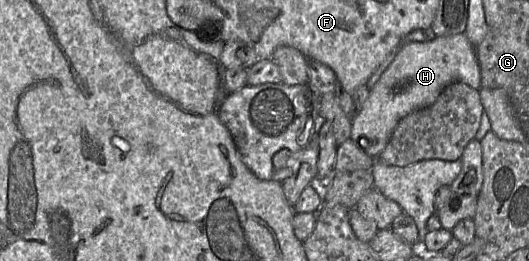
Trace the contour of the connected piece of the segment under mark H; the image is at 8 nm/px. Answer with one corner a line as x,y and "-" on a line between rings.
465,32
403,46
353,116
350,138
356,144
363,141
367,155
378,157
399,121
416,110
434,104
443,89
453,82
463,82
478,90
482,88
476,49

